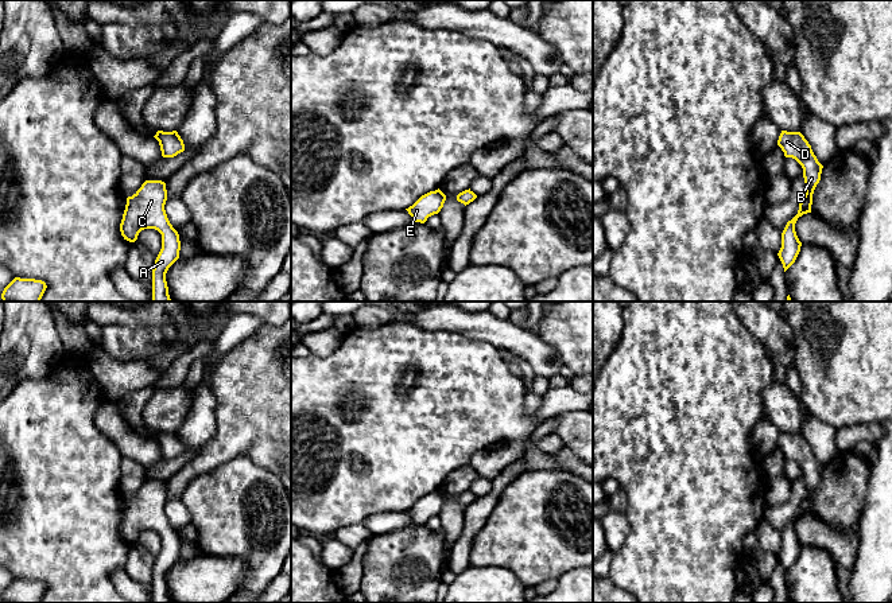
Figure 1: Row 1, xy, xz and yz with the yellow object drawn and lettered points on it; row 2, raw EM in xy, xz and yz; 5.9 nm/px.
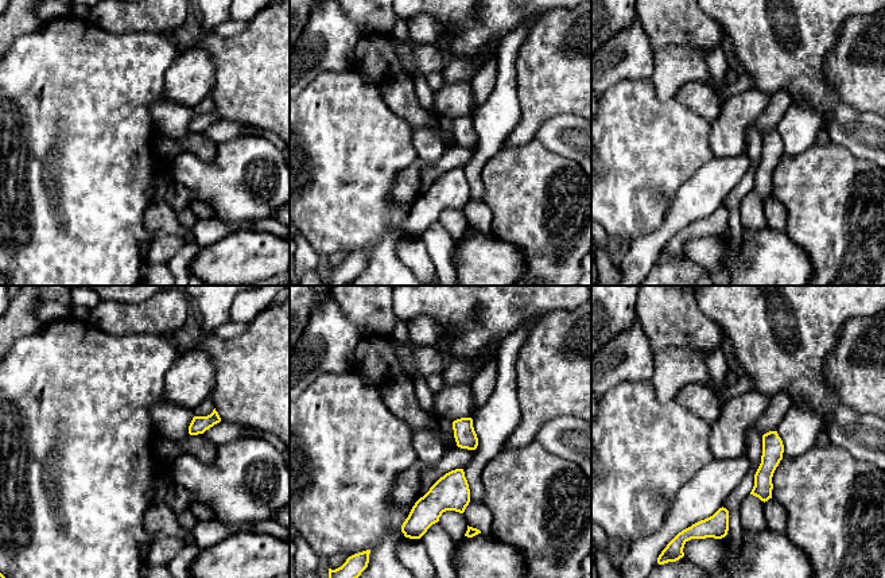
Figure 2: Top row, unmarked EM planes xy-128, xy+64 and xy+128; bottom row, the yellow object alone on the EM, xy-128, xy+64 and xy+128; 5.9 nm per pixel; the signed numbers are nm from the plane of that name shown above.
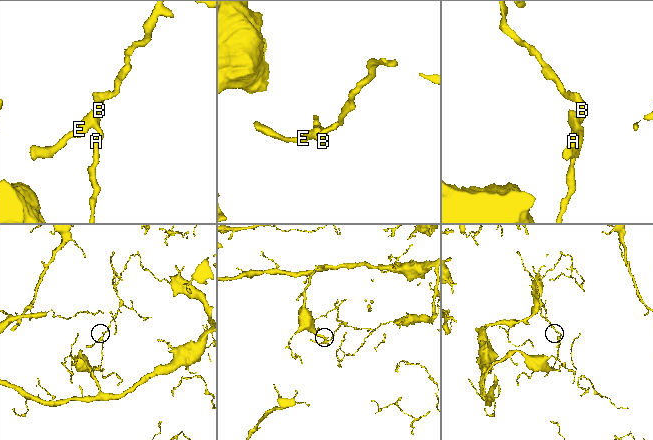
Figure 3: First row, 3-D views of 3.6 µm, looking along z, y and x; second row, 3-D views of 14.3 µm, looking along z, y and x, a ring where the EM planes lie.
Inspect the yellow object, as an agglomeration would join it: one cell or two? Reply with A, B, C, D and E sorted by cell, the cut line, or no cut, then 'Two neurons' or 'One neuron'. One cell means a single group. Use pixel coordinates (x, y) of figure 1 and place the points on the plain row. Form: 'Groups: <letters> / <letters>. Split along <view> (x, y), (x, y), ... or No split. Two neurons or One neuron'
Groups: A B C D E. No split. One neuron

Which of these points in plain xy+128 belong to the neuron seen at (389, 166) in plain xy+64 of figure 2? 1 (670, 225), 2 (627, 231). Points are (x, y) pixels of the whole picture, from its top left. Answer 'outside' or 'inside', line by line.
1: outside
2: inside

